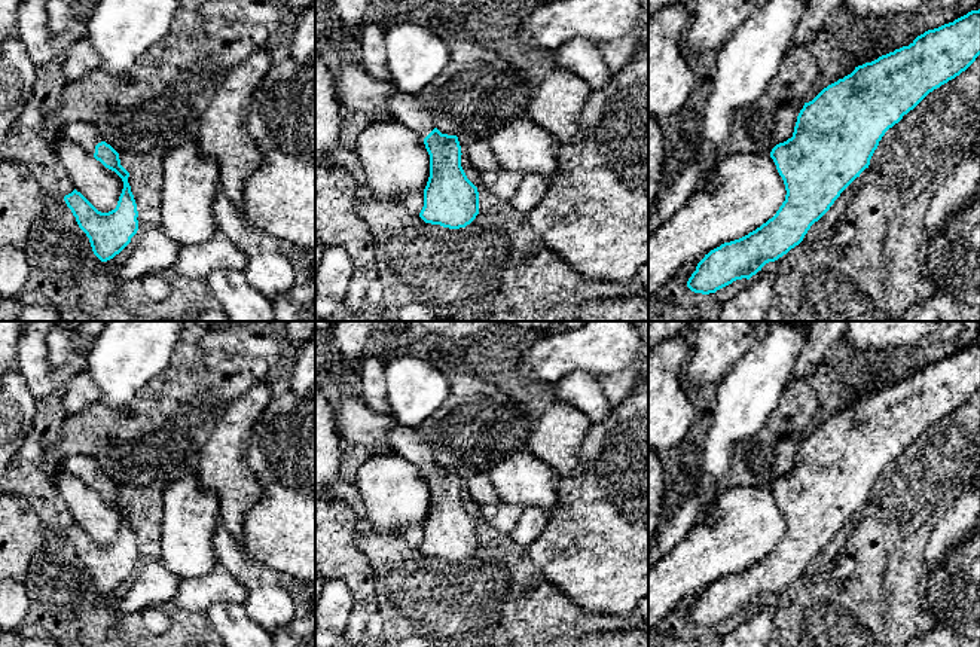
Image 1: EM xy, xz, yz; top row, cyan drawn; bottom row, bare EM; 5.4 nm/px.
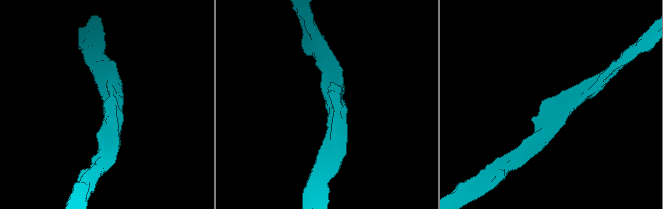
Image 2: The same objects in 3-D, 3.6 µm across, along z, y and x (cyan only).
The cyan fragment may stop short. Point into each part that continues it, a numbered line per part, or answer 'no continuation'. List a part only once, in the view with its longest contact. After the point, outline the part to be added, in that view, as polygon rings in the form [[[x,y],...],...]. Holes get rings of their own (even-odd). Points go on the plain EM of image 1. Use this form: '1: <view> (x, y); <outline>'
1: xy (86, 469); [[[73,455],[59,461],[55,471],[68,473],[83,480],[89,488],[94,489],[95,479],[103,474],[97,460],[88,455]]]

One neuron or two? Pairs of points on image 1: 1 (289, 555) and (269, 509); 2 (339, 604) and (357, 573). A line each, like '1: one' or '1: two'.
1: one
2: two

